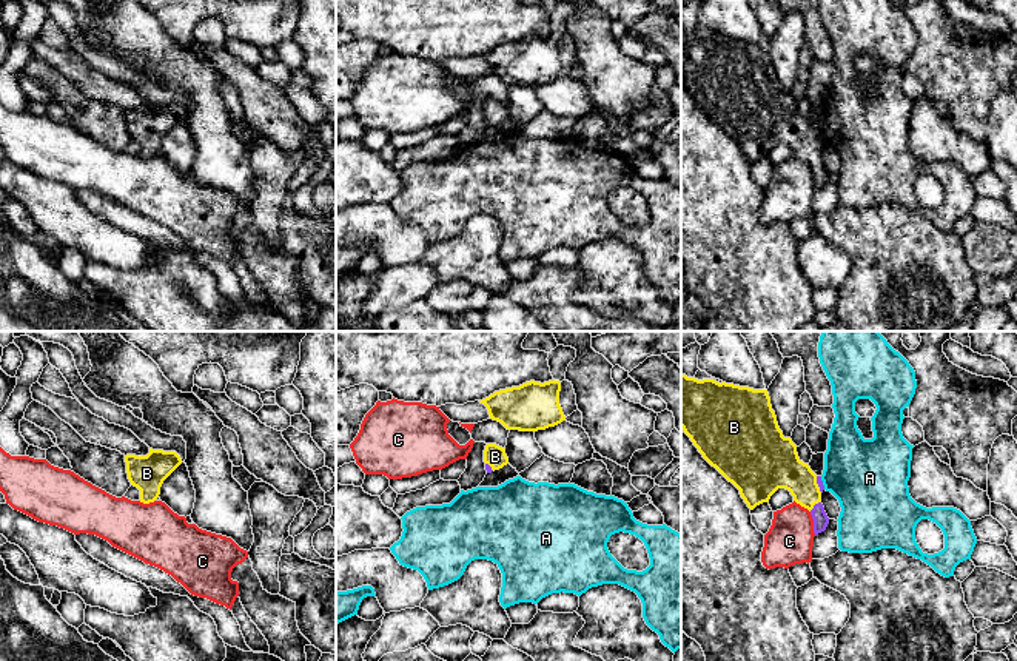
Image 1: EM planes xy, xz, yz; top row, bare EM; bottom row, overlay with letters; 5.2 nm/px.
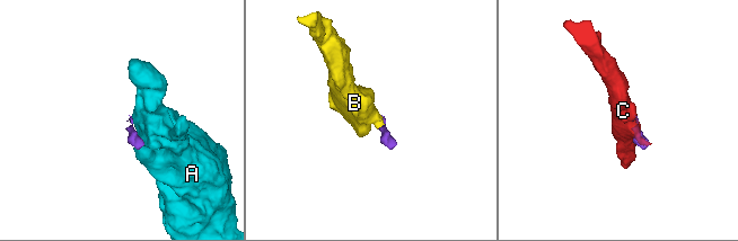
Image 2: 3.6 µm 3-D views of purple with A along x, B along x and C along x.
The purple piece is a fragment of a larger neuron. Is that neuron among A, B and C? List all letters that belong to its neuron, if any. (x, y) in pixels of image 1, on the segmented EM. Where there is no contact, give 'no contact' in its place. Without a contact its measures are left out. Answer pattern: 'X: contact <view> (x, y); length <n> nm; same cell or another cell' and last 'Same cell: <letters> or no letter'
A: contact yz (822, 483); length 80 nm; another cell
B: contact yz (814, 506); length 80 nm; same cell
C: contact yz (814, 523); length 120 nm; another cell
Same cell: B

